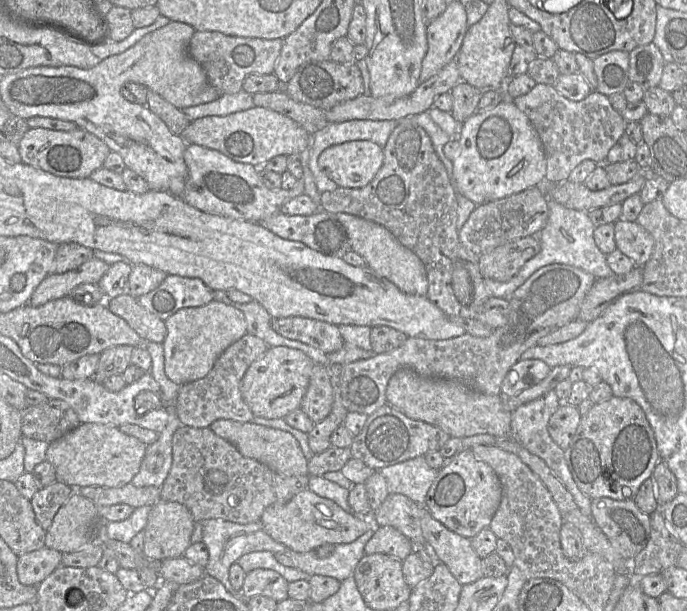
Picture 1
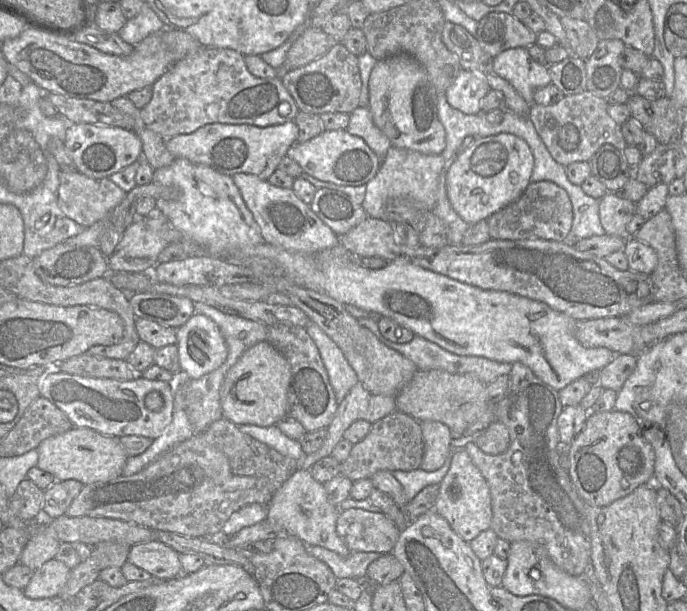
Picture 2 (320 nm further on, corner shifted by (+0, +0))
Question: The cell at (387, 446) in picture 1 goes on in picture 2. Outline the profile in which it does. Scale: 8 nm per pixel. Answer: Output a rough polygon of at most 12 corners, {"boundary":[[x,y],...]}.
{"boundary":[[395,410],[352,446],[340,474],[420,468],[420,422]]}

